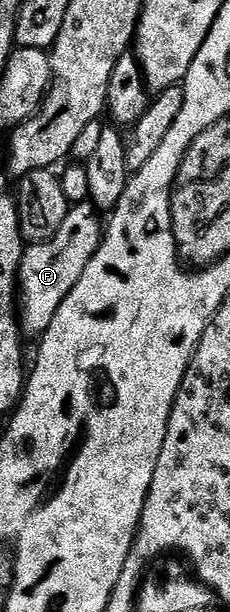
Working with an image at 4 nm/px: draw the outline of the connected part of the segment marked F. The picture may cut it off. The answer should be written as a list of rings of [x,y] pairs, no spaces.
[[[93,203],[73,204],[56,237],[43,243],[29,244],[23,250],[22,264],[18,270],[18,291],[20,327],[27,336],[40,337],[45,333],[48,325],[52,325],[52,317],[56,317],[56,309],[60,309],[64,297],[72,293],[76,281],[80,281],[84,269],[88,269],[88,261],[92,261],[104,238],[104,223],[98,218],[100,212]]]

